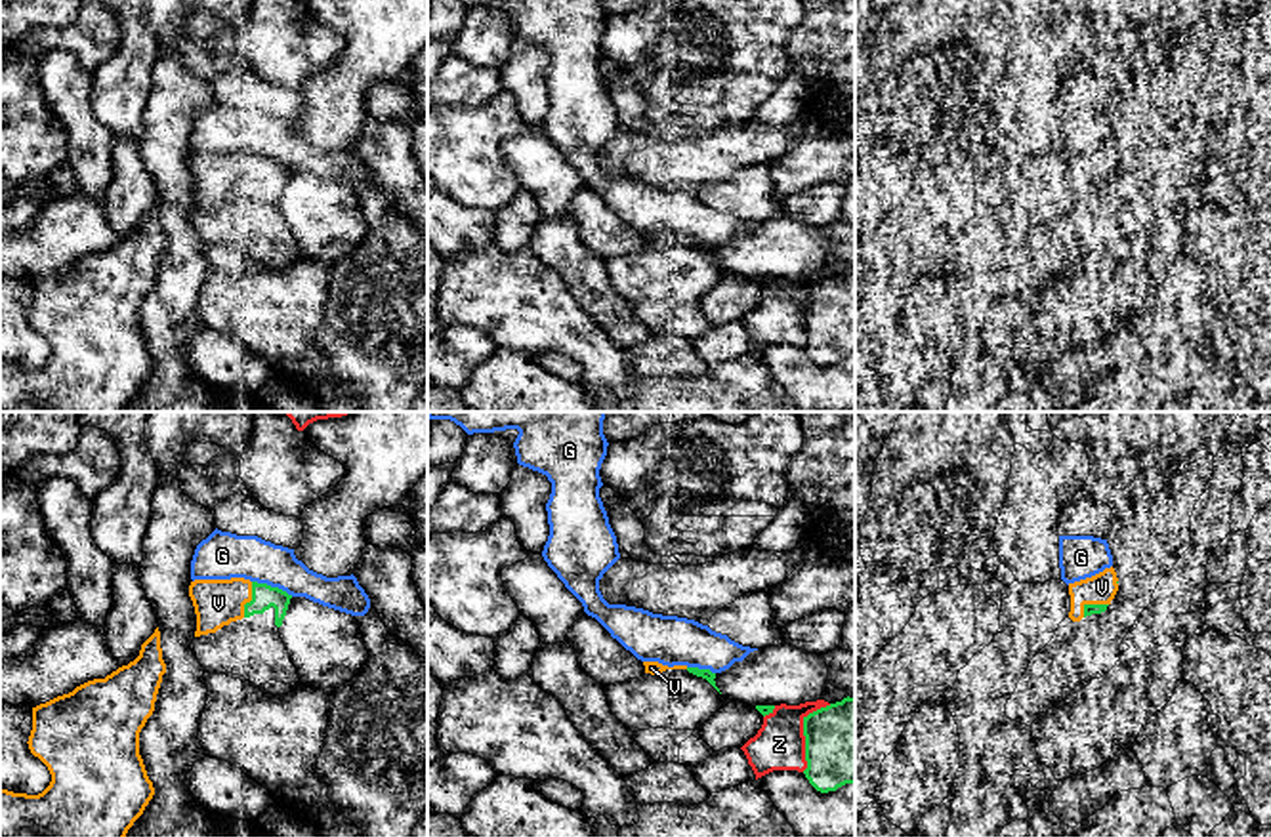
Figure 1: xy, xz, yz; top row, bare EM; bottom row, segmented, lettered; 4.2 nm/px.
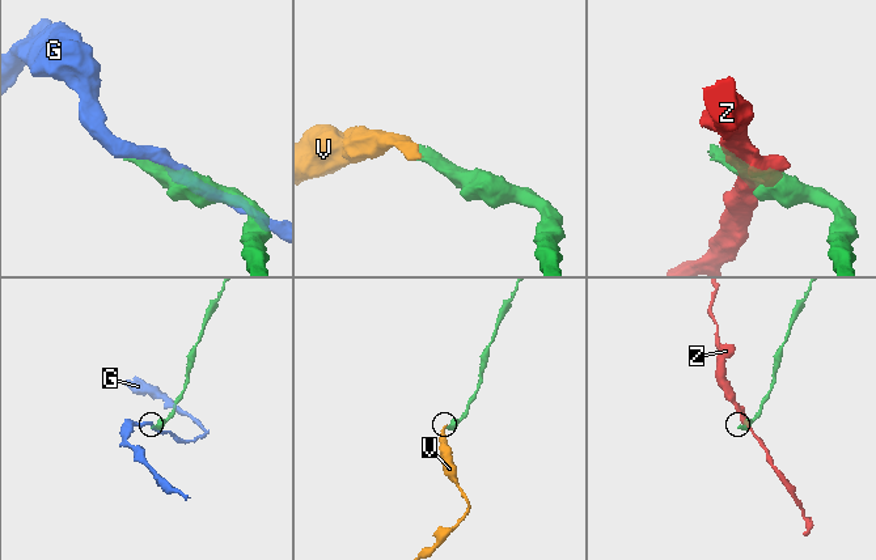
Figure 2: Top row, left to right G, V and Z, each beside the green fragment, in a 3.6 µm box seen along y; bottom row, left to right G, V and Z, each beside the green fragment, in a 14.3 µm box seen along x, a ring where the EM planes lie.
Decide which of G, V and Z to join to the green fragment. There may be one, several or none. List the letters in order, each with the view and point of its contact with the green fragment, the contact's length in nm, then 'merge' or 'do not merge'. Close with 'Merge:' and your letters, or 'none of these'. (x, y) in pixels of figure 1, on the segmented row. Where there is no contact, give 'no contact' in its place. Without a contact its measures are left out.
G: xy (273, 588) | 190 nm | do not merge
V: xy (252, 599) | 160 nm | merge
Z: xz (804, 733) | 320 nm | do not merge
Merge: V

